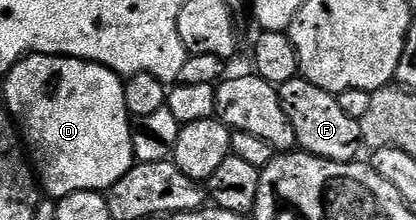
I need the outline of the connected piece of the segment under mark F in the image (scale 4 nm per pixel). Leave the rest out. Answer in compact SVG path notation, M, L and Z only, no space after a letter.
M301 75L288 79L277 90L280 107L284 107L284 115L288 115L292 131L296 131L297 148L301 152L329 161L353 161L359 156L358 149L363 148L360 123L340 108L335 94L316 87L316 83L308 83Z

